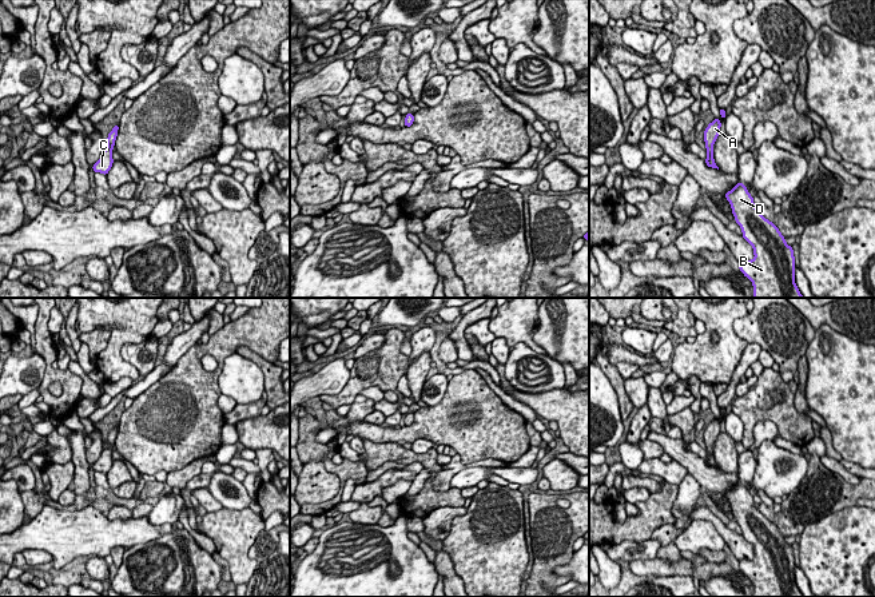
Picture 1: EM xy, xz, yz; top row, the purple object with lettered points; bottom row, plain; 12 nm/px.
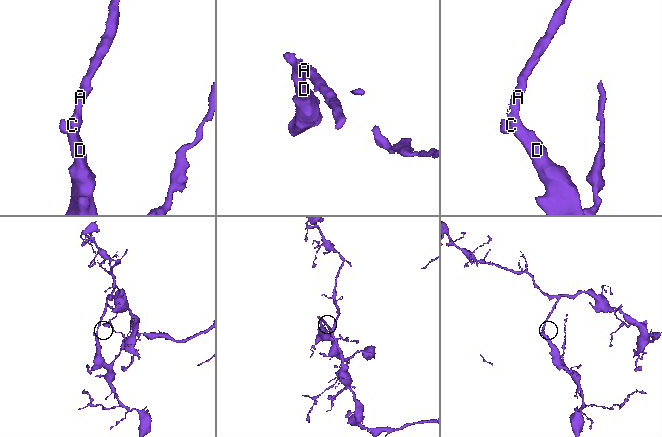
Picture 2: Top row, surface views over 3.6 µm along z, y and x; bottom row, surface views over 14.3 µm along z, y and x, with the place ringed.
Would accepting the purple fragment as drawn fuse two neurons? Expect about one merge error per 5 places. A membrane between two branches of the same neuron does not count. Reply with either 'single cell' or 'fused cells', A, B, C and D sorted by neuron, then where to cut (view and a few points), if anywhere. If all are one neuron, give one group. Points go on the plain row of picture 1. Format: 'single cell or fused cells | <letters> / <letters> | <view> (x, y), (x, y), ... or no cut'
single cell | A B C D | no cut

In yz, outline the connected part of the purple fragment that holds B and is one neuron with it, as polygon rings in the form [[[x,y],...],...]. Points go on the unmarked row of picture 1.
[[[739,481],[724,494],[743,537],[753,546],[752,560],[739,561],[740,572],[753,584],[753,597],[803,597],[795,582],[795,556],[779,528],[755,506]]]

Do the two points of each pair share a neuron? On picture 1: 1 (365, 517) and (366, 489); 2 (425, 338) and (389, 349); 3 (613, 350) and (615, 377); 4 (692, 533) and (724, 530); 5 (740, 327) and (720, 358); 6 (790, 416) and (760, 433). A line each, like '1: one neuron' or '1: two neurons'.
1: two neurons
2: two neurons
3: two neurons
4: two neurons
5: two neurons
6: two neurons

